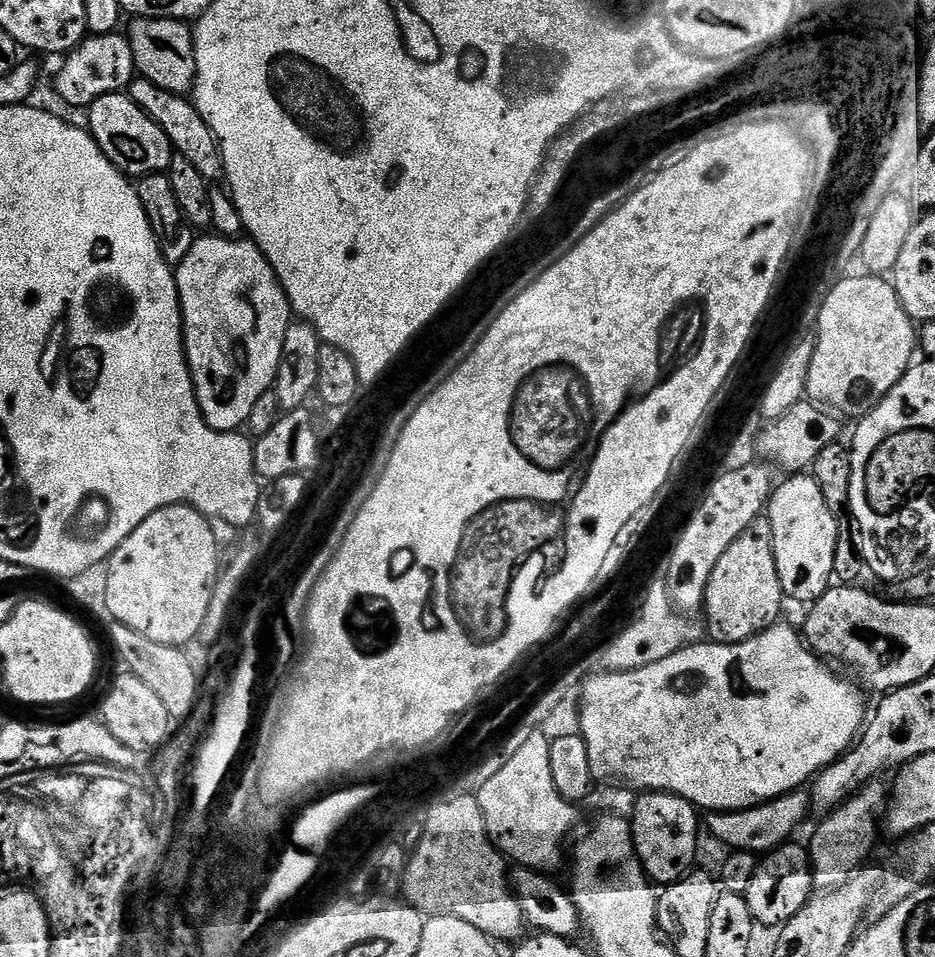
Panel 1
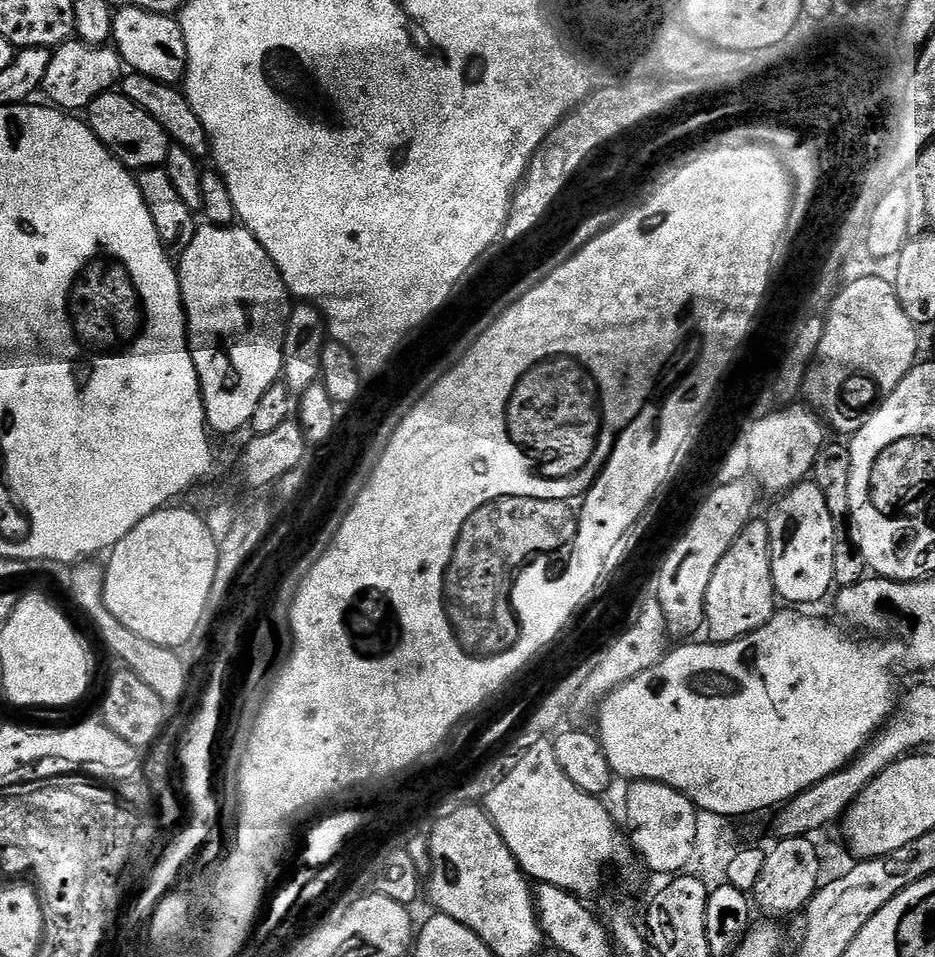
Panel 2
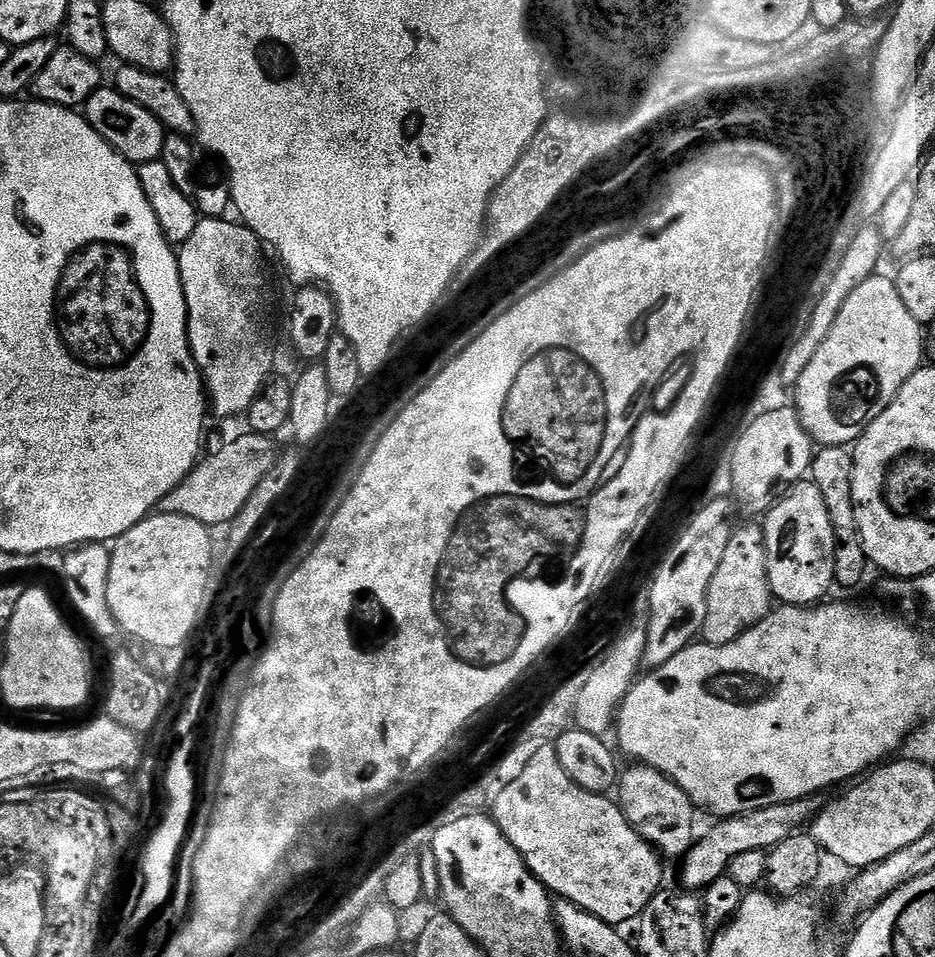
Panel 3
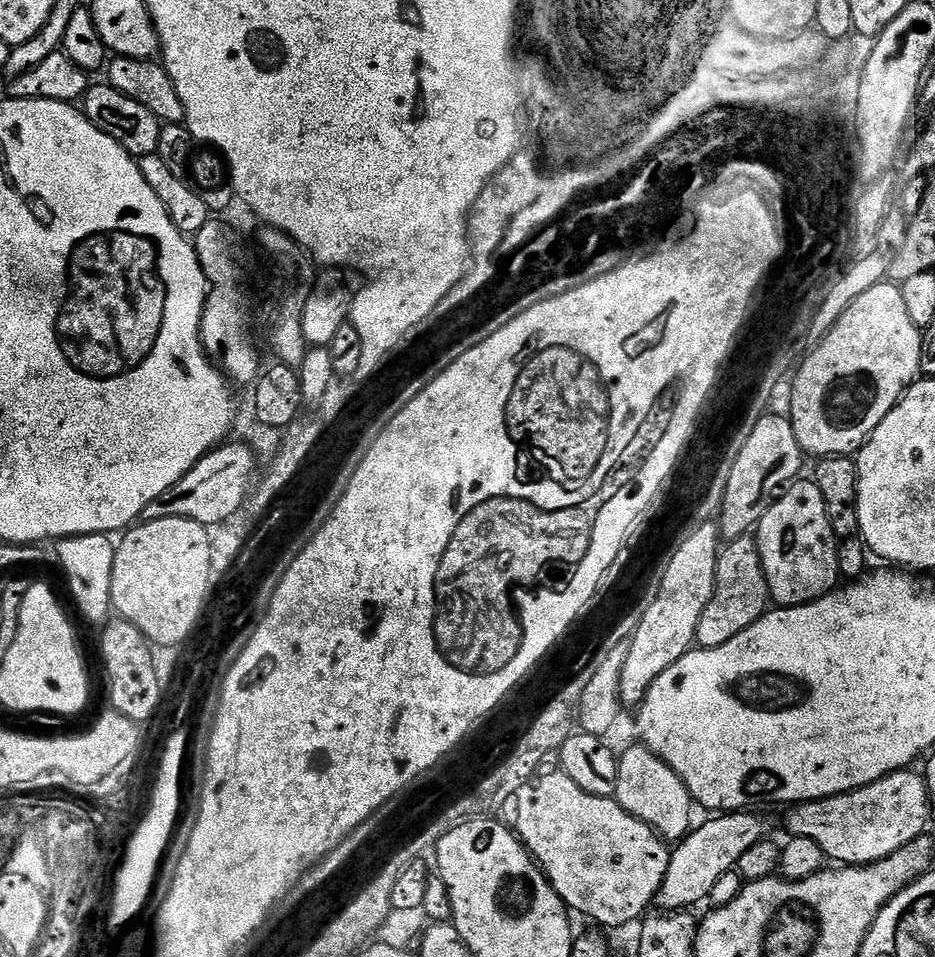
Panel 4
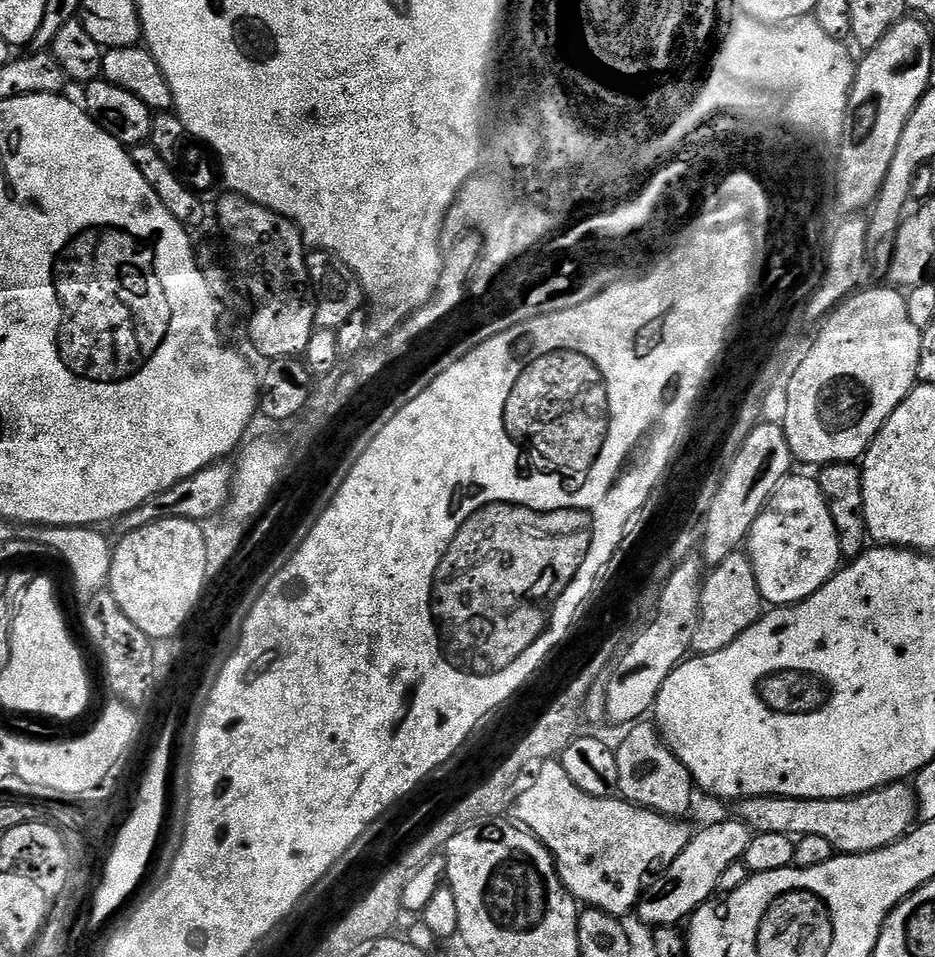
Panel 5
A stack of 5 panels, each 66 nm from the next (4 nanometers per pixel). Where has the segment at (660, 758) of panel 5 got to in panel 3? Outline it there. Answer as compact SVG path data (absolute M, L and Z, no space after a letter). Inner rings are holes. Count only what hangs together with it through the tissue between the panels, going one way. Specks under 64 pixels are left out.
M636 762L628 767L632 768L626 769L625 772L623 769L618 776L618 803L628 823L661 857L687 856L697 835L698 812L691 798L669 776L662 775L650 766Z

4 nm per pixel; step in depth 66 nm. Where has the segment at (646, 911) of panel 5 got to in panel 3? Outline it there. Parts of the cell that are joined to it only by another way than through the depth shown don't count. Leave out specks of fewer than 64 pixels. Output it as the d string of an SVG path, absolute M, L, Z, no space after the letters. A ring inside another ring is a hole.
M823 795L804 796L794 802L771 804L759 808L757 812L746 812L743 816L729 816L716 822L716 825L692 845L688 855L683 857L684 884L688 890L703 890L713 884L719 876L725 875L734 858L738 854L746 854L750 850L771 850L777 848L786 838L797 835L803 826L811 825L826 803Z

